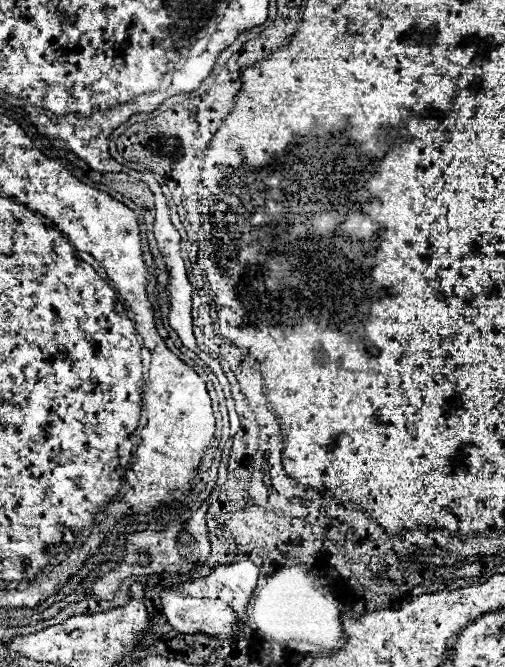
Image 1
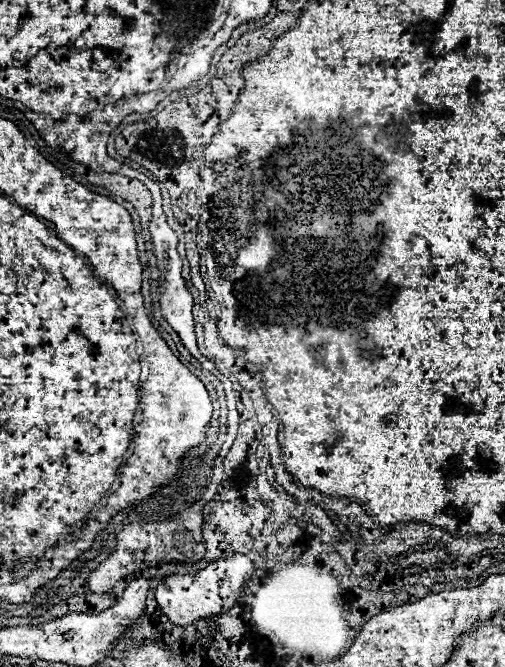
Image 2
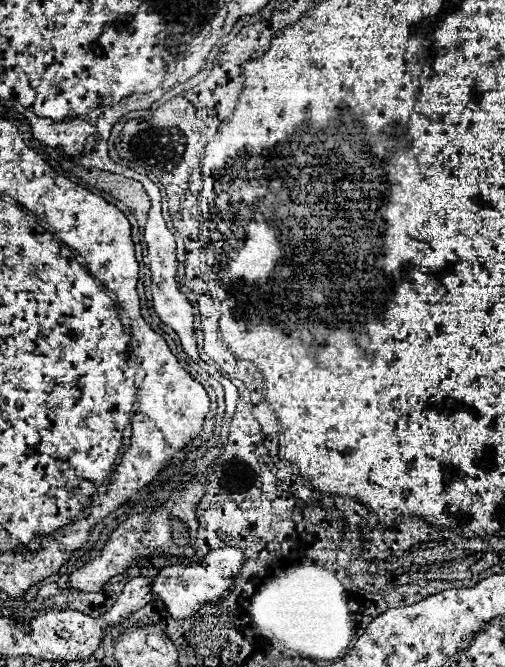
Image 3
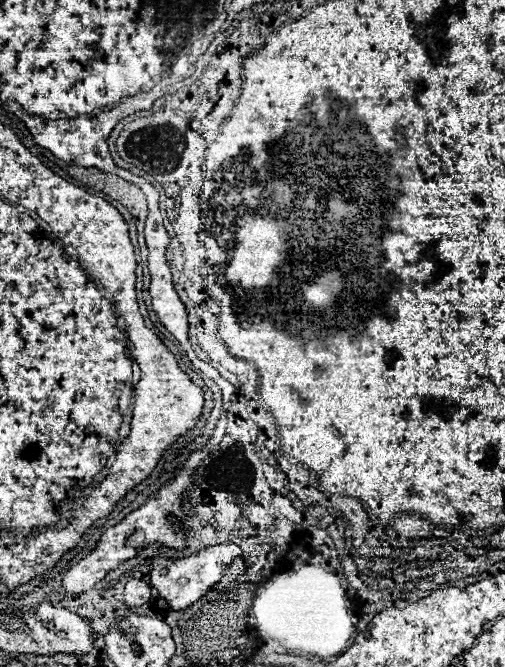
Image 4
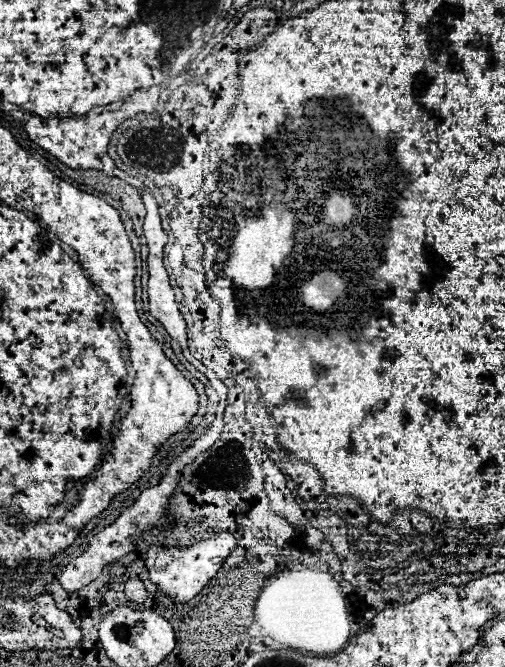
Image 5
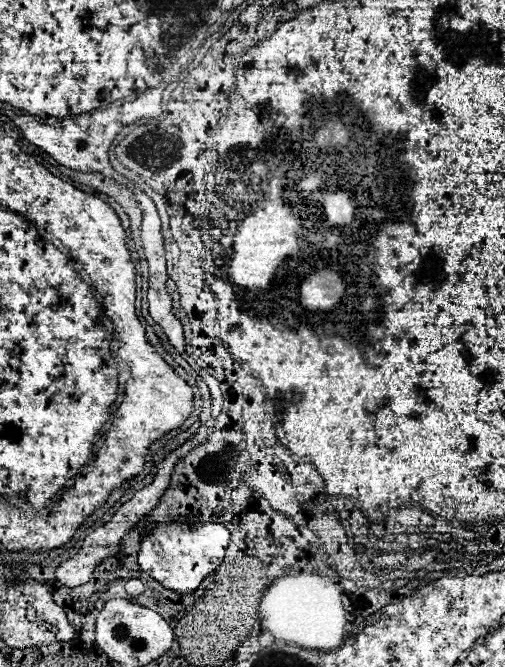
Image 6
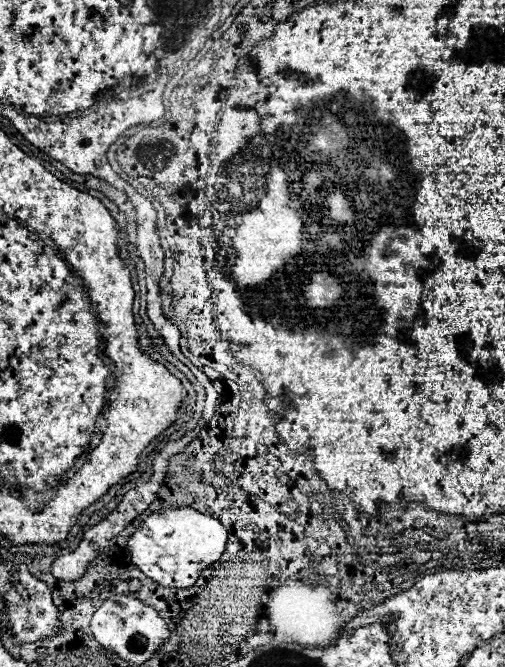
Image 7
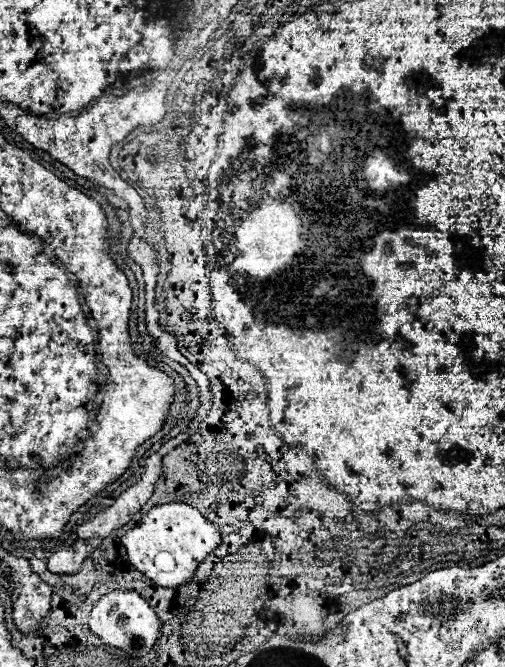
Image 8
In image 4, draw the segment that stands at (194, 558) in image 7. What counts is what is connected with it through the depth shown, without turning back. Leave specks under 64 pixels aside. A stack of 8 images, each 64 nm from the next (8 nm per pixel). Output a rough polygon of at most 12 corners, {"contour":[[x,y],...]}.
{"contour":[[214,544],[186,558],[152,558],[150,584],[174,612],[188,610],[240,546]]}

